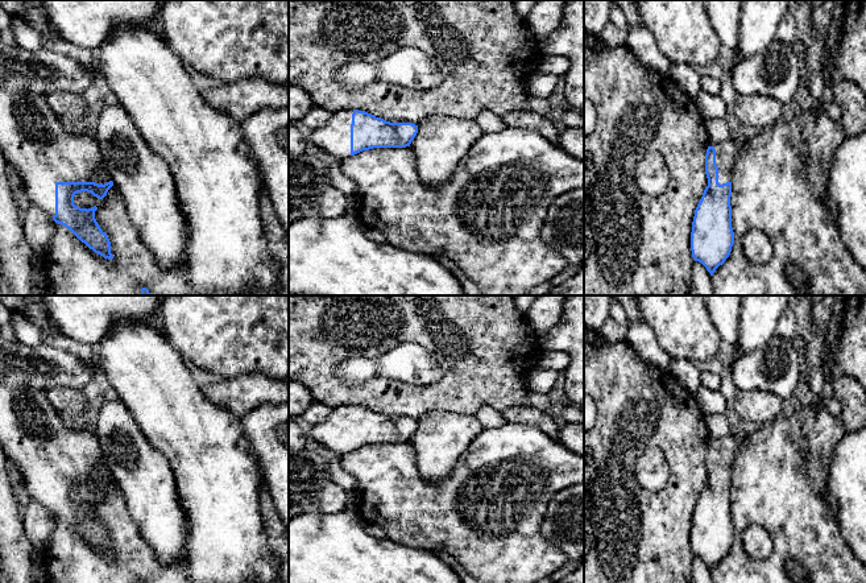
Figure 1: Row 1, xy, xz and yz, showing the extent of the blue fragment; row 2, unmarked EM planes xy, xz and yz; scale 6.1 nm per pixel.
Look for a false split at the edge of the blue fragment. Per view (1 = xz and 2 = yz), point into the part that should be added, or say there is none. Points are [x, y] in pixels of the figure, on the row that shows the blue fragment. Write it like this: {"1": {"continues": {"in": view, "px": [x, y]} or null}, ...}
{"1": {"continues": {"in": "xz", "px": [334, 137]}}, "2": {"continues": {"in": "yz", "px": [725, 151]}}}

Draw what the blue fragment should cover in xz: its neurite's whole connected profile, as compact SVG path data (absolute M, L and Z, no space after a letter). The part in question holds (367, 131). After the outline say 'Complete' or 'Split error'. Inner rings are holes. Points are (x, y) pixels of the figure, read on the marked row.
M341 109L333 112L323 127L314 129L310 141L341 161L373 148L410 146L417 133L418 125L413 123L390 123L365 111Z. Split error

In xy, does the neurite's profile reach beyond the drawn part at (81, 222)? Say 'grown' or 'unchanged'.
grown

